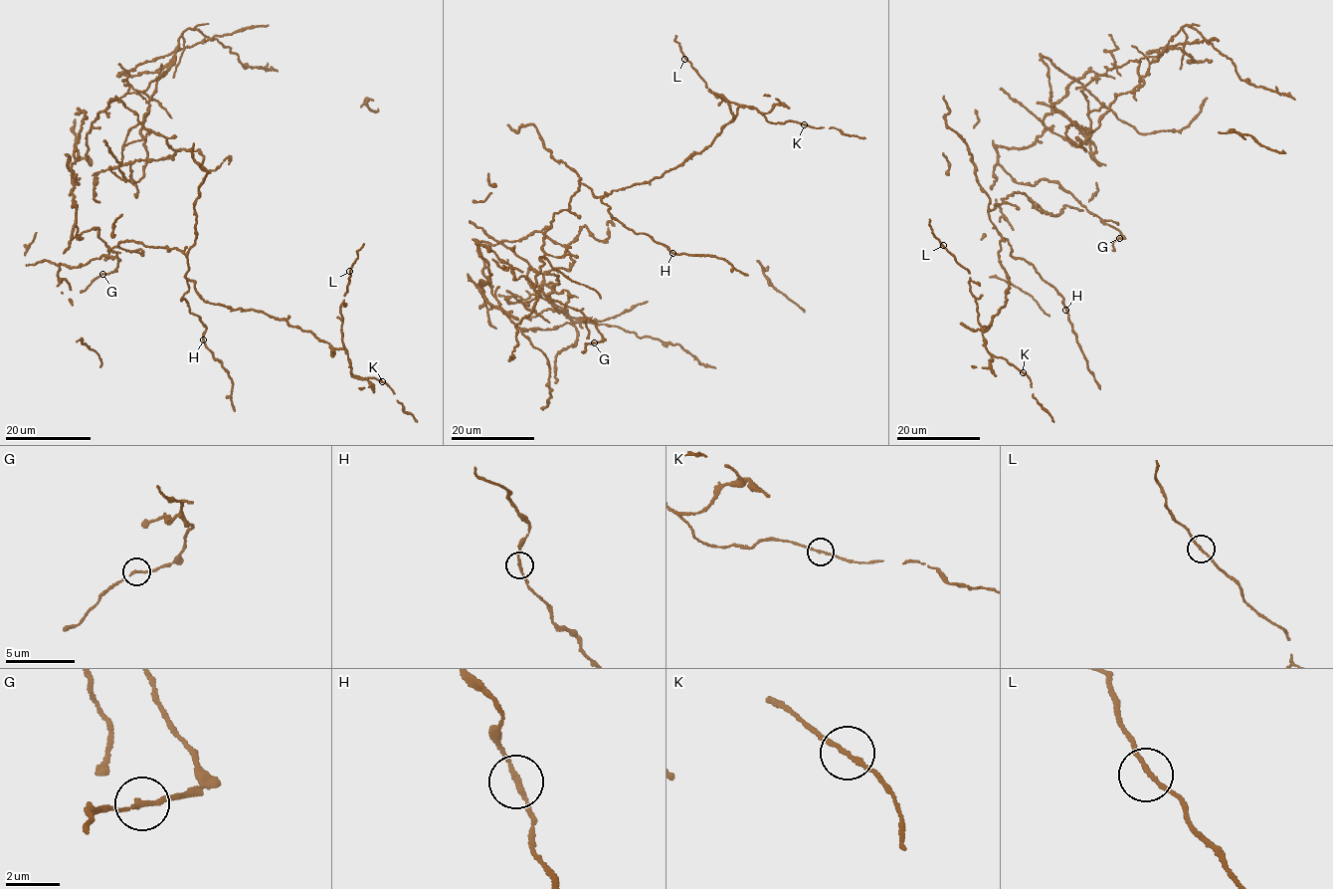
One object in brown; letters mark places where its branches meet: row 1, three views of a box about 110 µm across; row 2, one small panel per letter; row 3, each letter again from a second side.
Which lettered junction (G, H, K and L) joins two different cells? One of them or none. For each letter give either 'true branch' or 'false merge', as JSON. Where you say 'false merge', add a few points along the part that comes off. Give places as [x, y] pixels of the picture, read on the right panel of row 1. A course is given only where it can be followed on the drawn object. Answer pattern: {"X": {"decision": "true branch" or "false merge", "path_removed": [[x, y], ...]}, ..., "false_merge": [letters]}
{"G": {"decision": "true branch"}, "H": {"decision": "true branch"}, "K": {"decision": "true branch"}, "L": {"decision": "true branch"}, "false_merge": []}

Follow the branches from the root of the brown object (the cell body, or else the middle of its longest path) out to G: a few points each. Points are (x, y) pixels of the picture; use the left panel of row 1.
G: (94, 120), (84, 119), (76, 144), (72, 205), (79, 239), (97, 228), (120, 260), (102, 274)

